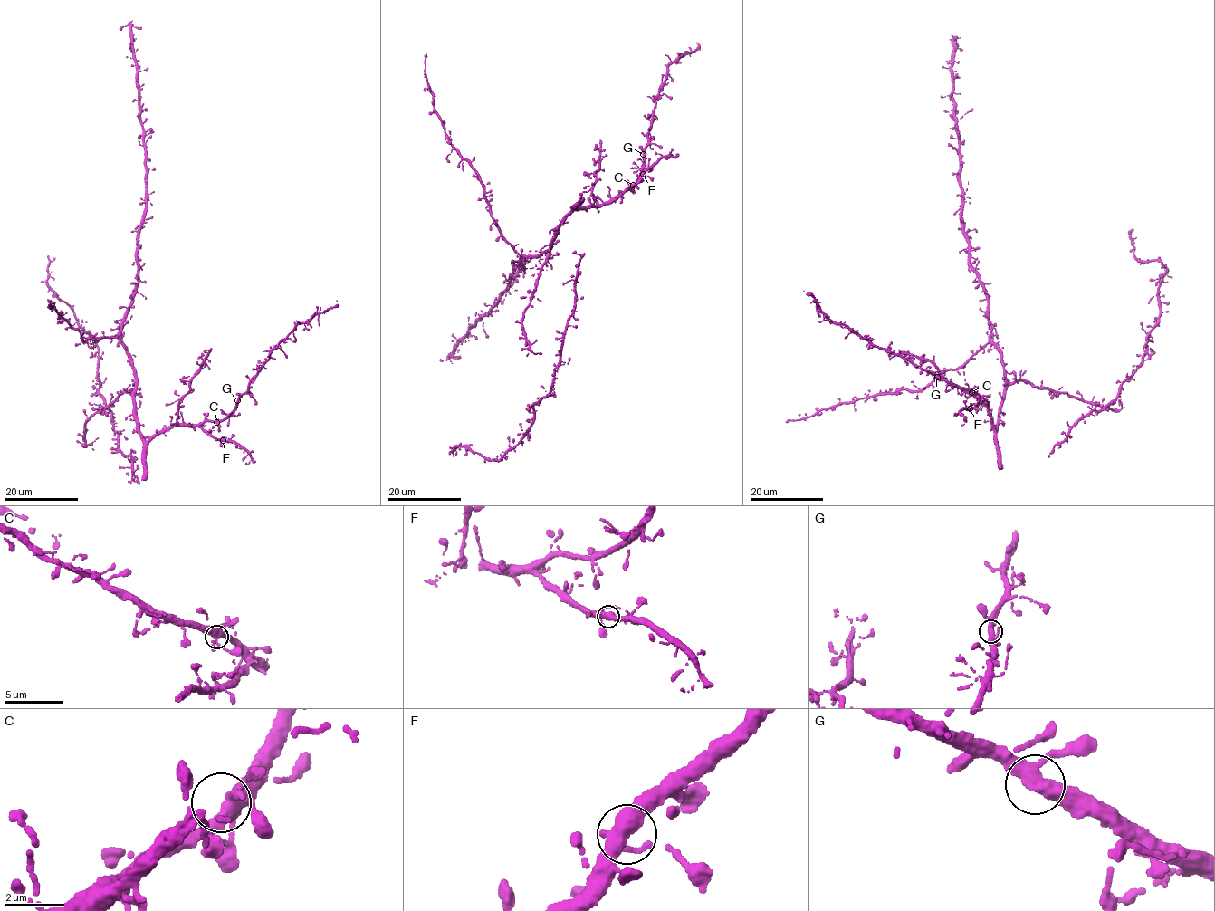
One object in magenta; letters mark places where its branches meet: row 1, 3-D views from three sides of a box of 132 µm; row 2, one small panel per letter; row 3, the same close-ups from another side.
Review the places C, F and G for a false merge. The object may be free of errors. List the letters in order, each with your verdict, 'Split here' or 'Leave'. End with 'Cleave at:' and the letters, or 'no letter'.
C: Leave
F: Leave
G: Leave
Cleave at: no letter

